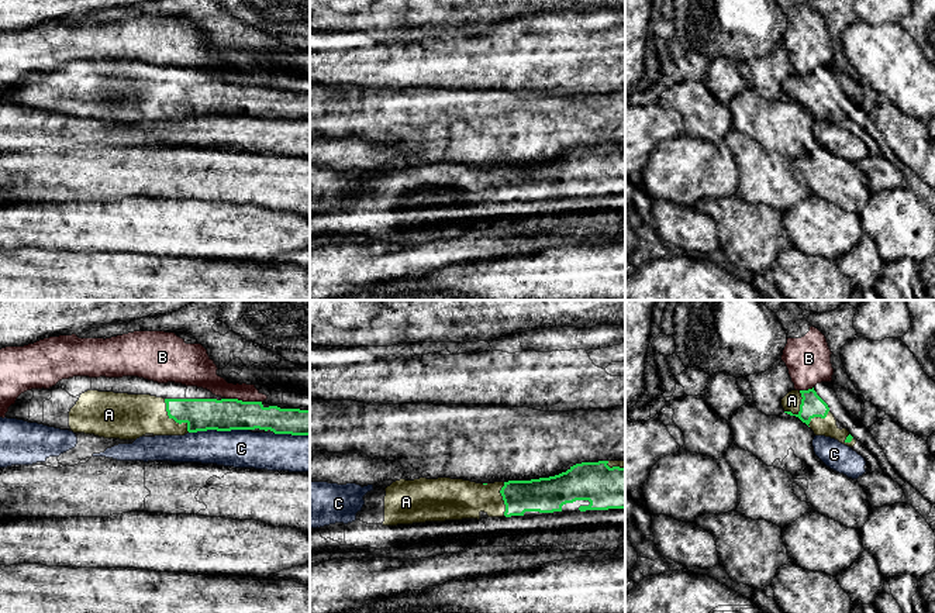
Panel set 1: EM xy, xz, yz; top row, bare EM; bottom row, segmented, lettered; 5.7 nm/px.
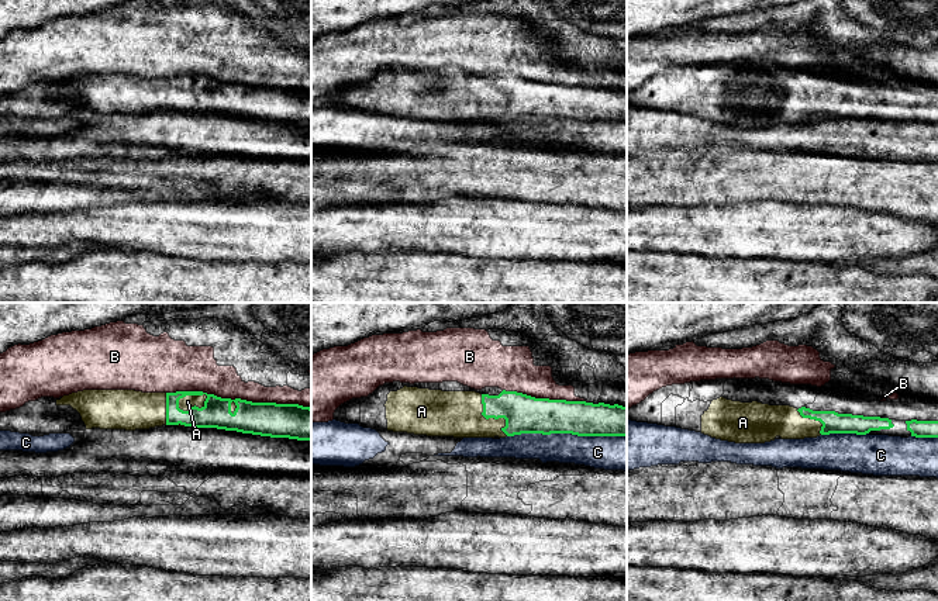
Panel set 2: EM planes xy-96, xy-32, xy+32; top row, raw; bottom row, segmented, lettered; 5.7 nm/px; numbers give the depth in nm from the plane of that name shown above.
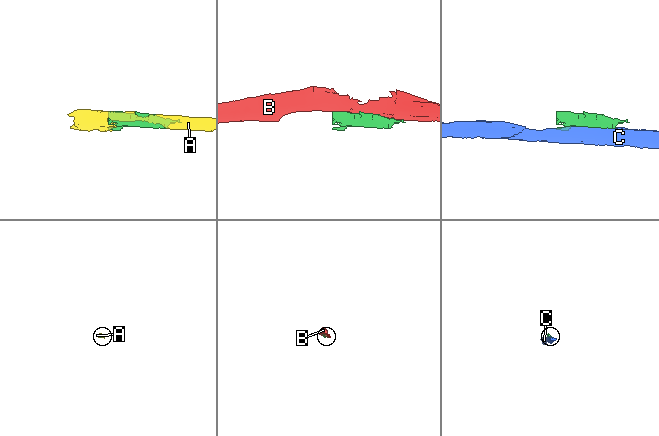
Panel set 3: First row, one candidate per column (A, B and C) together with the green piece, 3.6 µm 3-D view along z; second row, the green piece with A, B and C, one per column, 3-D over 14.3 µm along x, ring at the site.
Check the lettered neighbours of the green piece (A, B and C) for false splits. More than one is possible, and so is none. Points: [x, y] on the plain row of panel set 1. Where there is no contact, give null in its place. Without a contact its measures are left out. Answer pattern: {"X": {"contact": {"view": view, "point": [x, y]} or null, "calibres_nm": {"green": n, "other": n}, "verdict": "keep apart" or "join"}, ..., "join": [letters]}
{"A": {"contact": {"view": "xy", "point": [173, 103]}, "calibres_nm": {"green": 190, "other": 260}, "verdict": "join"}, "B": {"contact": {"view": "xy", "point": [244, 86]}, "calibres_nm": {"green": 190, "other": 120}, "verdict": "keep apart"}, "C": {"contact": {"view": "xy", "point": [218, 114]}, "calibres_nm": {"green": 190, "other": 220}, "verdict": "keep apart"}, "join": ["A"]}

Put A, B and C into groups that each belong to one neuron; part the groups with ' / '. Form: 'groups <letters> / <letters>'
groups A / B / C

